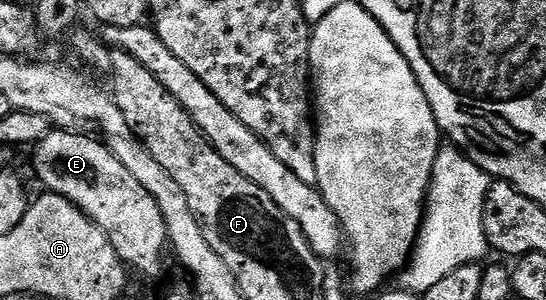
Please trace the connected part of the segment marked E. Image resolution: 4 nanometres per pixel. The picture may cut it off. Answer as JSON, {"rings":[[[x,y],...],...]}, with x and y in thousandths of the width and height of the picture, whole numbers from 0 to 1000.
{"rings":[[[90,433],[88,450],[64,480],[59,543],[66,553],[66,583],[82,610],[86,633],[99,650],[121,657],[143,700],[154,703],[198,783],[209,830],[236,893],[251,890],[264,917],[286,917],[293,903],[293,873],[300,863],[300,833],[310,833],[308,753],[289,690],[289,670],[260,630],[245,577],[201,510],[201,497],[181,460],[165,450],[139,450],[132,437]]]}

